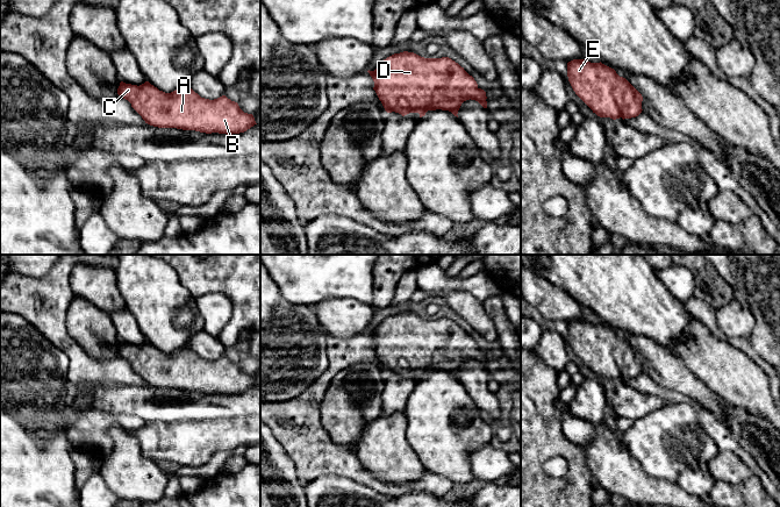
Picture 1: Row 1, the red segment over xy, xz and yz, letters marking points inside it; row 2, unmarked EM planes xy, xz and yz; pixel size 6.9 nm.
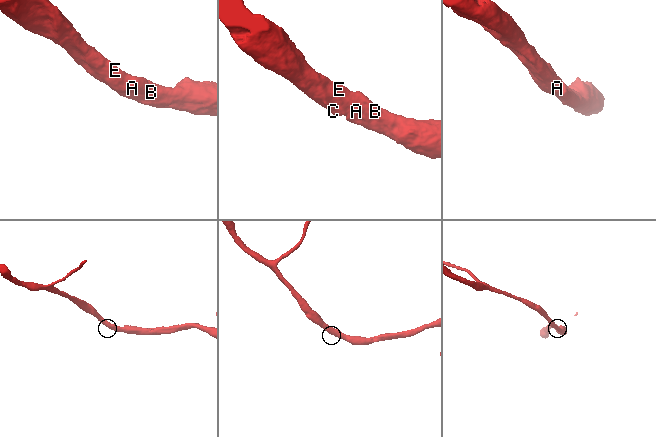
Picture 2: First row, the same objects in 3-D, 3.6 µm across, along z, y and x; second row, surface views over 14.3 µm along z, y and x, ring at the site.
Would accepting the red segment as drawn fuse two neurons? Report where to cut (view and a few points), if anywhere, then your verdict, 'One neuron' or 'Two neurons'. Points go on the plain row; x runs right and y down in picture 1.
No split. One neuron

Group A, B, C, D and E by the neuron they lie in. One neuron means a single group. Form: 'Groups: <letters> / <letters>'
Groups: A B C D E

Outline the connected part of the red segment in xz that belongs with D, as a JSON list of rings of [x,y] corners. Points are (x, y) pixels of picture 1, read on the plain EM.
[[[403,312],[394,314],[377,327],[374,331],[367,331],[374,342],[373,350],[381,362],[387,373],[399,373],[402,377],[409,373],[418,373],[420,378],[424,377],[428,371],[449,371],[458,378],[458,371],[461,364],[466,360],[475,360],[484,369],[487,369],[486,352],[478,348],[477,342],[470,336],[464,328],[449,317],[442,319],[424,319],[414,313]]]

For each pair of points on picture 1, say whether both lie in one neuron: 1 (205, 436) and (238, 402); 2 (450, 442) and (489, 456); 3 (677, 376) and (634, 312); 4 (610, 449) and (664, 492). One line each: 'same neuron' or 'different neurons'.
1: different neurons
2: different neurons
3: different neurons
4: same neuron

